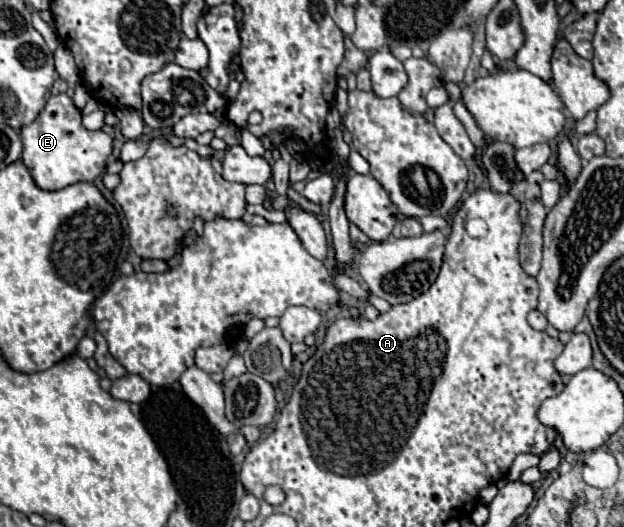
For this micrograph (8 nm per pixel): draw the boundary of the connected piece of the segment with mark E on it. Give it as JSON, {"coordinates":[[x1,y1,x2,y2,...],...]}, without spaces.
{"coordinates":[[65,93,51,95,43,111,21,129,23,155,21,161,31,171,35,183,43,191,57,191,73,183,93,183,105,171,107,155,111,153,113,139,103,131,87,131,81,125,81,111]]}

